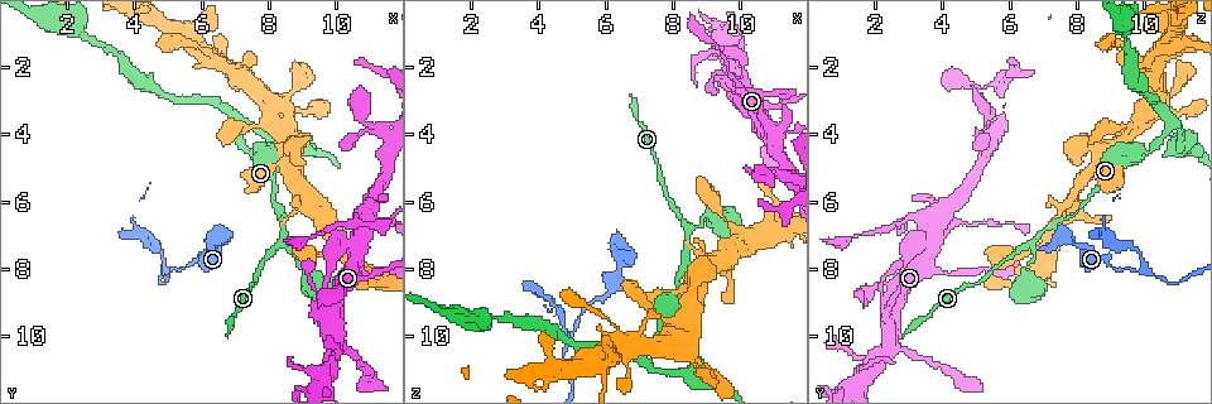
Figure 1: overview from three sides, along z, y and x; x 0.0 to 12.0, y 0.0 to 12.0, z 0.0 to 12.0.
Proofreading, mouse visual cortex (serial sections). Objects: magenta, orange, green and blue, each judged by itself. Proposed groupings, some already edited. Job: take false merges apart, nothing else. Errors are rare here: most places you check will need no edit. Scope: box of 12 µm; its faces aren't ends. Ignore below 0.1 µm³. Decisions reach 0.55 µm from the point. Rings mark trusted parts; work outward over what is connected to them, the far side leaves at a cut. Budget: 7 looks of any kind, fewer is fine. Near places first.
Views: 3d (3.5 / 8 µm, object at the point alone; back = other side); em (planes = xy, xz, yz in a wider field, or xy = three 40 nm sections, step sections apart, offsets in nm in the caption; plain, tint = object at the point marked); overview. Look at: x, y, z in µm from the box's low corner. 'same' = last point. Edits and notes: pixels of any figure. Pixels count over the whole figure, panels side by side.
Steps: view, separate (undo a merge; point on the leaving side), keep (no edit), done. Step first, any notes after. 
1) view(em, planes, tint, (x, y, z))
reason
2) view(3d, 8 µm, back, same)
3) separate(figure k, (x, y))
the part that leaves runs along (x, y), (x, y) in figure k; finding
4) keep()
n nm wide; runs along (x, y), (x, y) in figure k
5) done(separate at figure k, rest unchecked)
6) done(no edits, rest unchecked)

view(3d, 8 µm, (4.8, 8.0, 9.9))
branch point

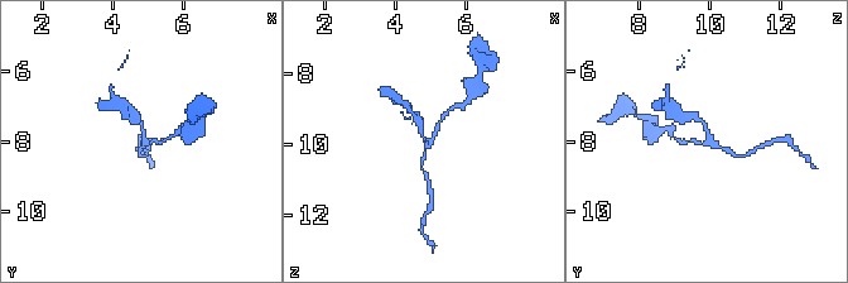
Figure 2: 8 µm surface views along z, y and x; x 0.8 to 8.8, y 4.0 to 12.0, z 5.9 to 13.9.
view(em, xy, step 3, tint, (5.0, 8.0, 9.9))
now the EM

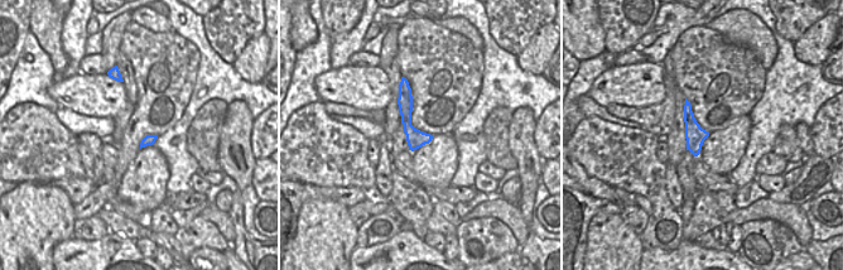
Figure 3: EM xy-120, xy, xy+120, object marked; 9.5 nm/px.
keep()
3 arms; arms of 150, 150, 150 nm; runs along (404, 82), (405, 120), (413, 146) in figure 3; all the same cell

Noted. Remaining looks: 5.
view(3d, 3.5 µm, (8.2, 7.3, 6.5))
arms part here

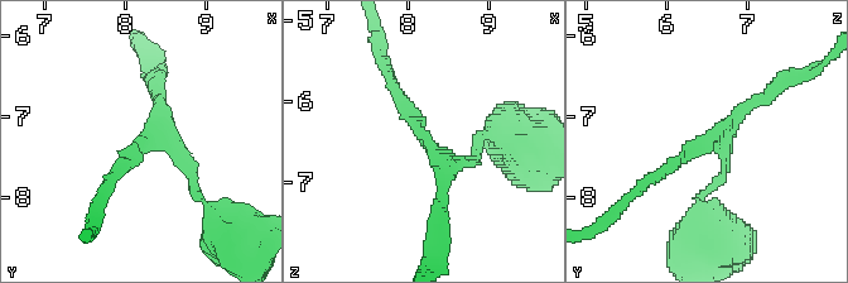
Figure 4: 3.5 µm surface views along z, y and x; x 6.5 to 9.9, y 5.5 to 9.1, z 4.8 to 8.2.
view(em, planes, tint, (8.30, 7.30, 6.55))
3 arms; arms of 100, 150, 150 nm; need the tissue

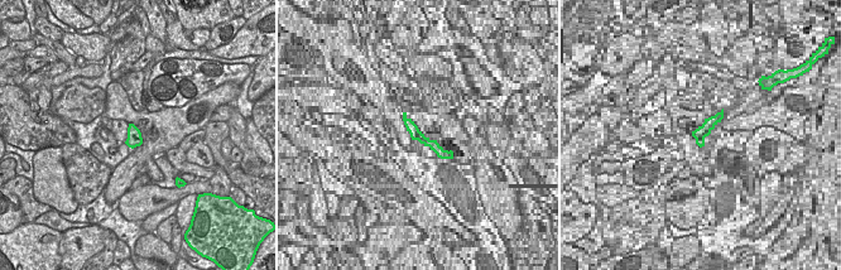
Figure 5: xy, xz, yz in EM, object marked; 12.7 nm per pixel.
keep()
190 nm wide; runs along (651, 177), (771, 92) in figure 4; all the same cell

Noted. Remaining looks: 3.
view(3d, 3.5 µm, (7.2, 3.8, 10.7))
abrupt turn

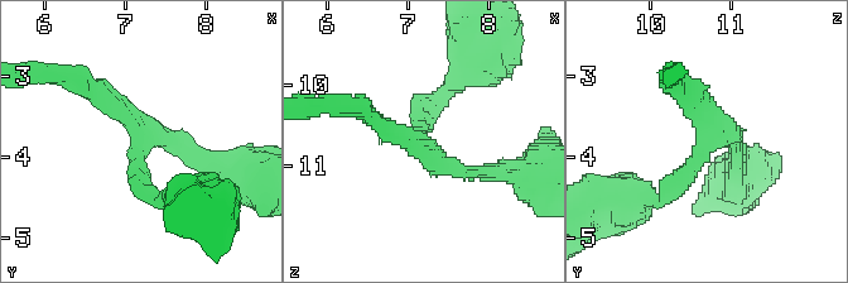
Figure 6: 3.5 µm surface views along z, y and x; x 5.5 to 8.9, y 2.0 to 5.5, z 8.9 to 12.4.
view(em, xy, step 5, tint, (7.15, 3.80, 10.75))
3 arms; arms of 200, 200, 250 nm

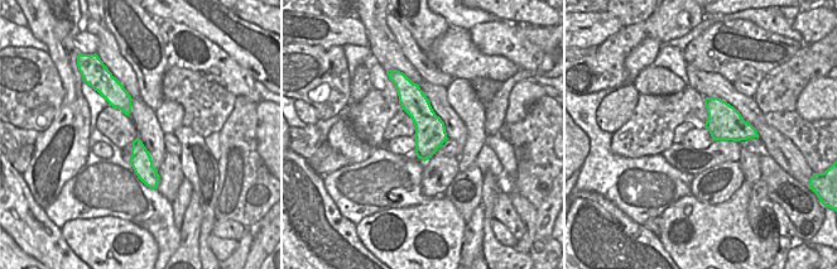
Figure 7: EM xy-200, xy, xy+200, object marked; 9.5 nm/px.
keep()
280 nm wide; runs along (162, 201), (143, 185), (135, 123), (85, 89) in figure 6; continuous, no second cell

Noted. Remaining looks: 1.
done(no edits, rest unchecked)

